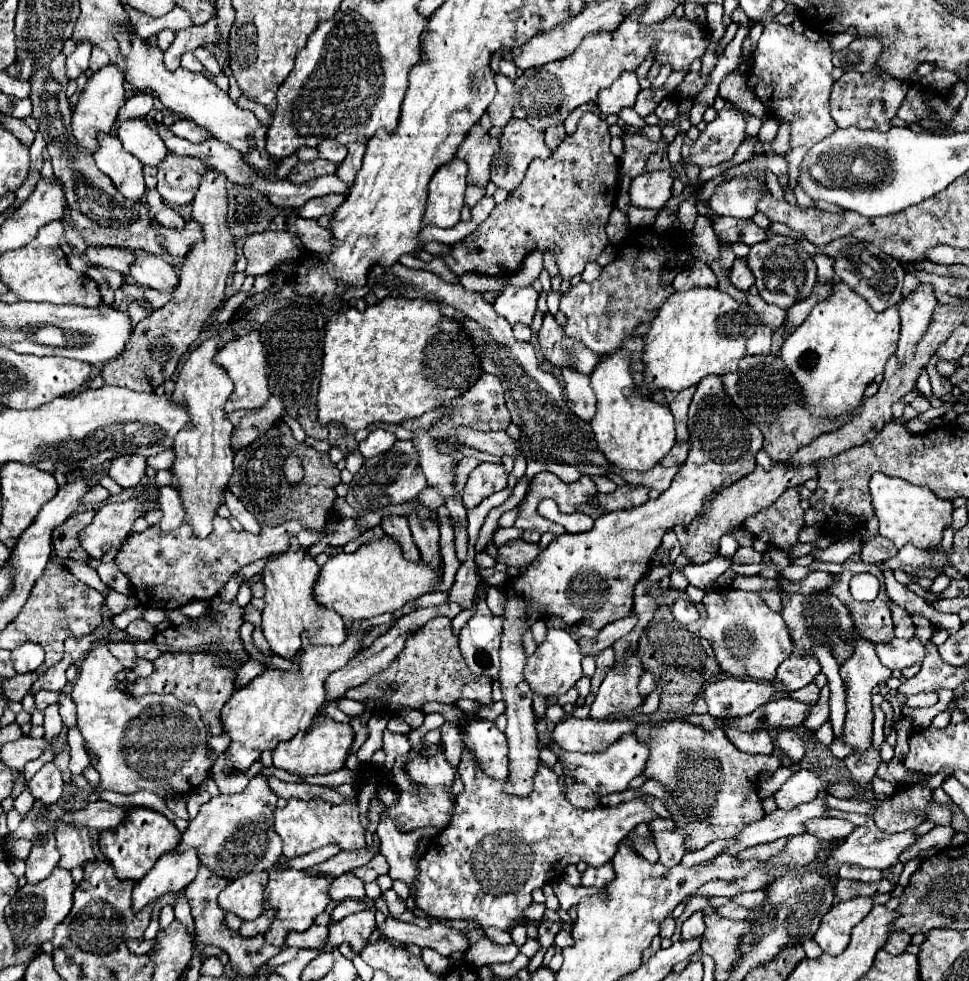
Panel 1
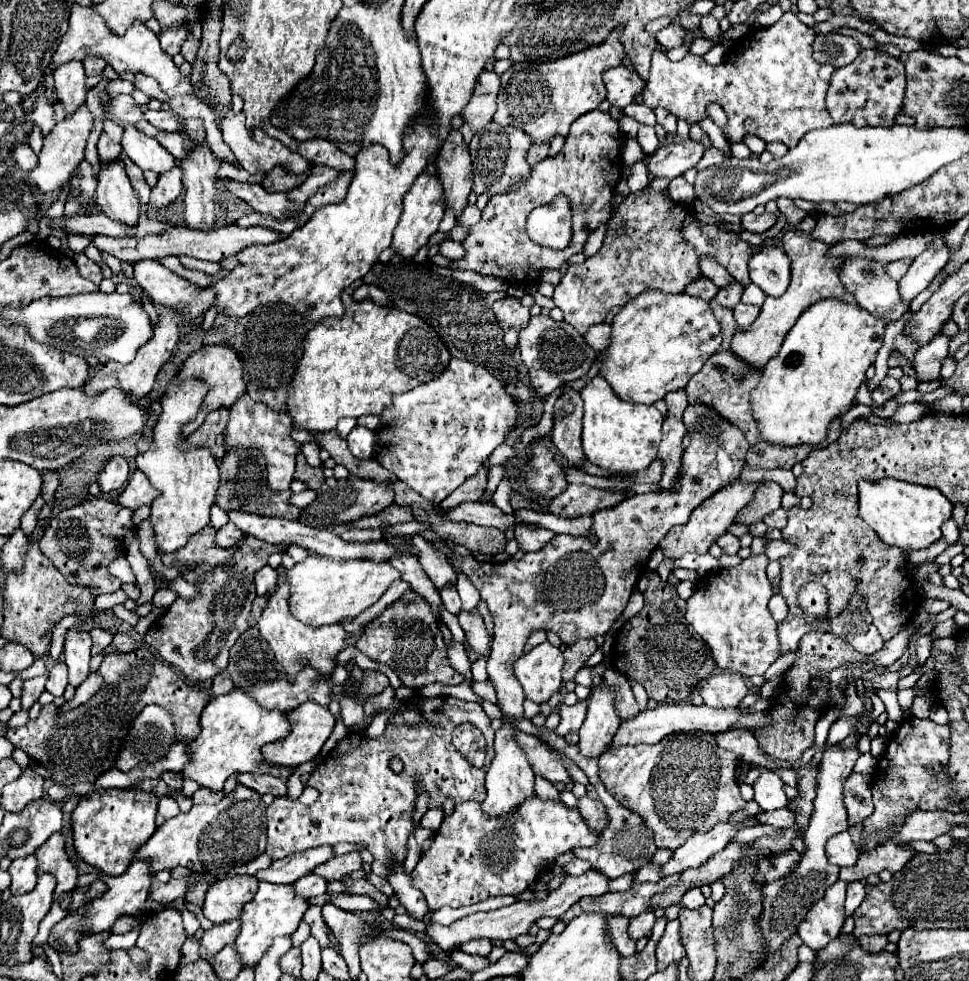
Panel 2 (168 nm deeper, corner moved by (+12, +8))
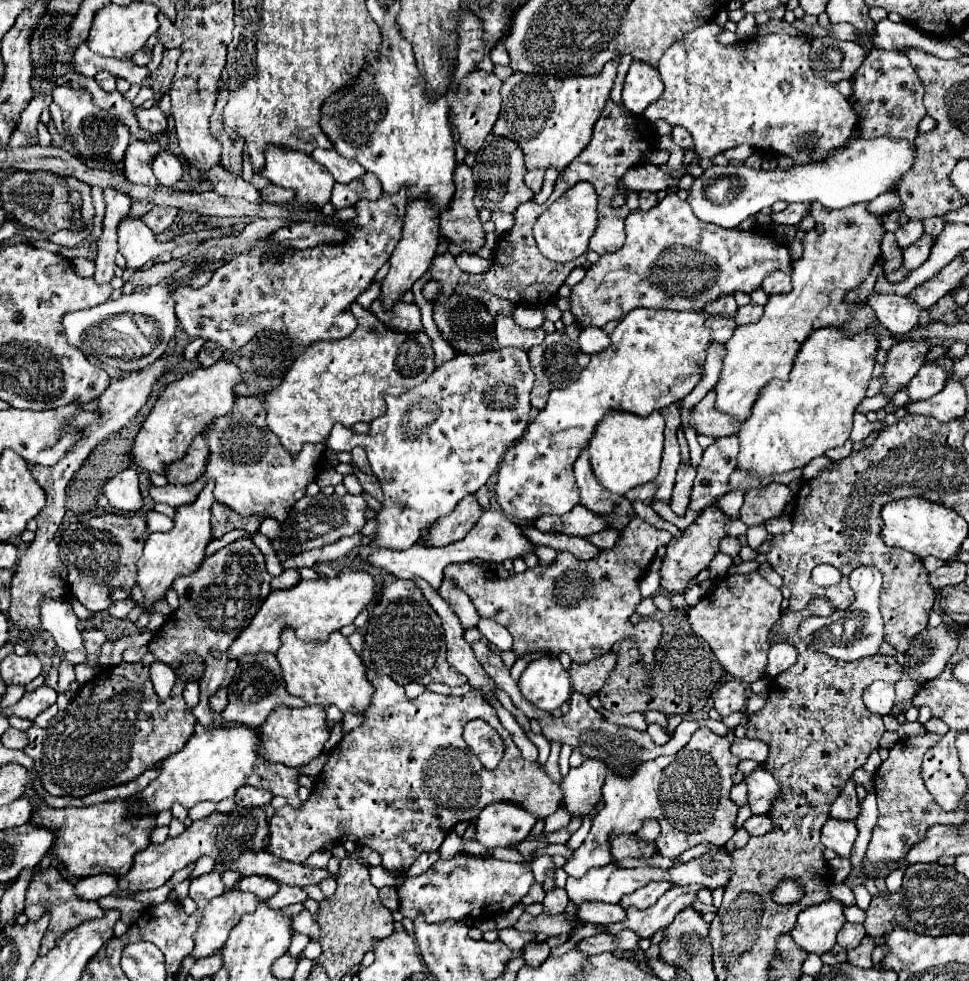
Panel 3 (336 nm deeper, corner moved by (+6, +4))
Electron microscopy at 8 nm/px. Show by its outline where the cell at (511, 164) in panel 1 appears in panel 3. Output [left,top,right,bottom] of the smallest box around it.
[472,133,534,213]

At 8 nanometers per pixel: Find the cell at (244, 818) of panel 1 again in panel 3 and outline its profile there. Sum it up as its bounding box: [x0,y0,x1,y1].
[118,805,268,891]

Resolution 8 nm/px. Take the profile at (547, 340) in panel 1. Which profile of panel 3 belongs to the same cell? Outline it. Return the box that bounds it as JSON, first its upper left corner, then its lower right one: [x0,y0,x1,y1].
[528,331,590,409]

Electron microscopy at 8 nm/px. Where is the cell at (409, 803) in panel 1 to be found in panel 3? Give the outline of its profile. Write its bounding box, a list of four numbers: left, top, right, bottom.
[268,671,562,877]

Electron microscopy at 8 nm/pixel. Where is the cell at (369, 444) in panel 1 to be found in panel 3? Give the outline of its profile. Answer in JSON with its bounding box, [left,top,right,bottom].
[352,447,372,473]

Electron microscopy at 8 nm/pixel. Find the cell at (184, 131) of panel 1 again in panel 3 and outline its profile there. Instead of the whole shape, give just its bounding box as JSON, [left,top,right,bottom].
[136,105,168,133]

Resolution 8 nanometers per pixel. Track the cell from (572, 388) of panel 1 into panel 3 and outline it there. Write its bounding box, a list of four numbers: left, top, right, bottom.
[574,447,634,529]

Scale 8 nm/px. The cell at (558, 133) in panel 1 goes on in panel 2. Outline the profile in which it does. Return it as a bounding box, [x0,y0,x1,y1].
[526,143,548,165]

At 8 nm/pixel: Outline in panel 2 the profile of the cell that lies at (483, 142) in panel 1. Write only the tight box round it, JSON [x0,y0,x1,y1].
[436,129,472,217]

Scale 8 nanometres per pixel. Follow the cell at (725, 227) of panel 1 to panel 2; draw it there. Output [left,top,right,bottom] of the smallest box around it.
[742,211,780,233]

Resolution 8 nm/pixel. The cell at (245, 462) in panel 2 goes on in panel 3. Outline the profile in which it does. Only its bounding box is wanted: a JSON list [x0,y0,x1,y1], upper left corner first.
[212,503,260,537]

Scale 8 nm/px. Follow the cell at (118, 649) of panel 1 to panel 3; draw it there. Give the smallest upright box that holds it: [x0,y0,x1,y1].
[84,629,106,655]

